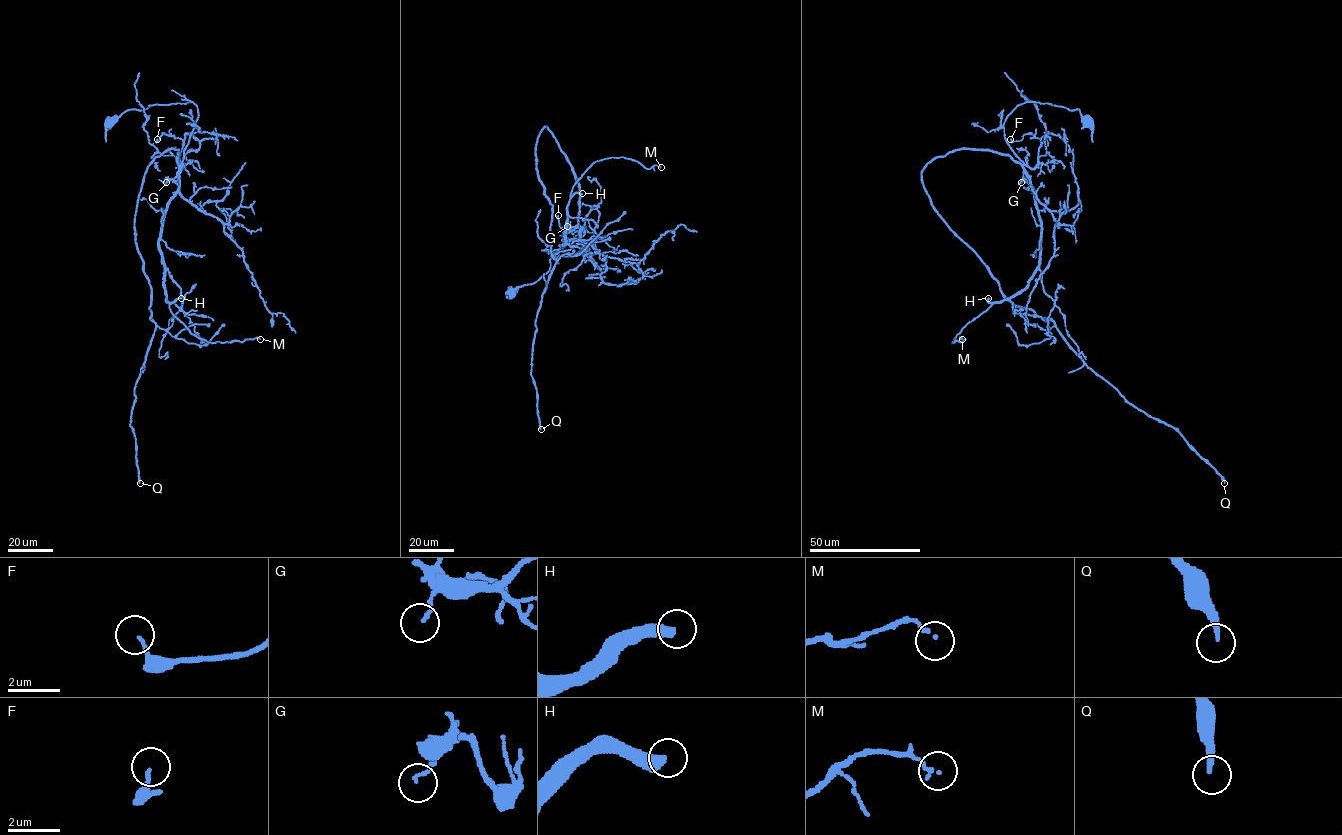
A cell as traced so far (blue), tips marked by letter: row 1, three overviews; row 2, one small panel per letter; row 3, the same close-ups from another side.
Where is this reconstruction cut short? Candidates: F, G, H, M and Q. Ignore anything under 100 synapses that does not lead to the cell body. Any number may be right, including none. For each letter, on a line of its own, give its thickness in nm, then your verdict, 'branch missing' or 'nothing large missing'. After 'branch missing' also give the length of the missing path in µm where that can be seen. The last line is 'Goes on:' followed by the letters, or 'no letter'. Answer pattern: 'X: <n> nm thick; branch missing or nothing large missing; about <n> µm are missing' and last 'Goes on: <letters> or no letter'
F: 120 nm thick; nothing large missing
G: 110 nm thick; nothing large missing
H: 420 nm thick; branch missing; about 60 µm are missing
M: 130 nm thick; nothing large missing
Q: 200 nm thick; branch missing; about 550 µm are missing
Goes on: H, Q

